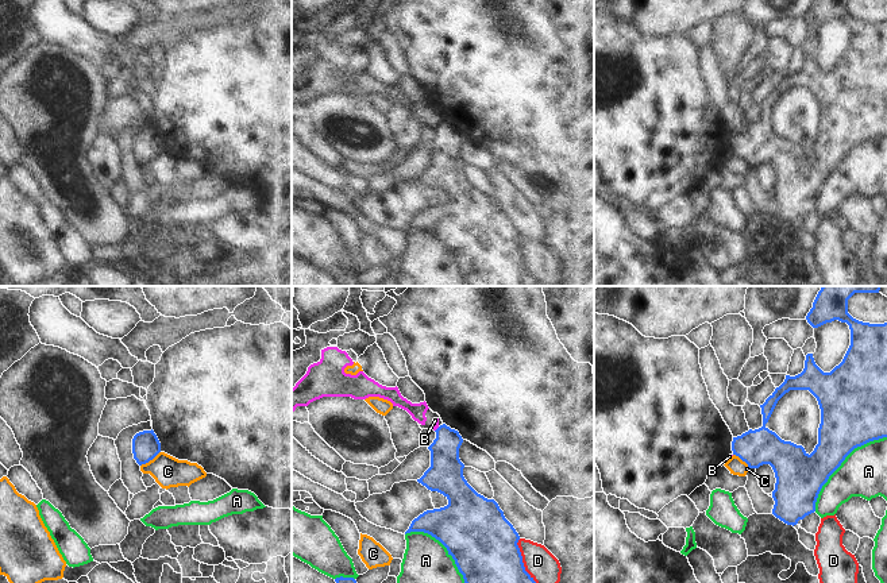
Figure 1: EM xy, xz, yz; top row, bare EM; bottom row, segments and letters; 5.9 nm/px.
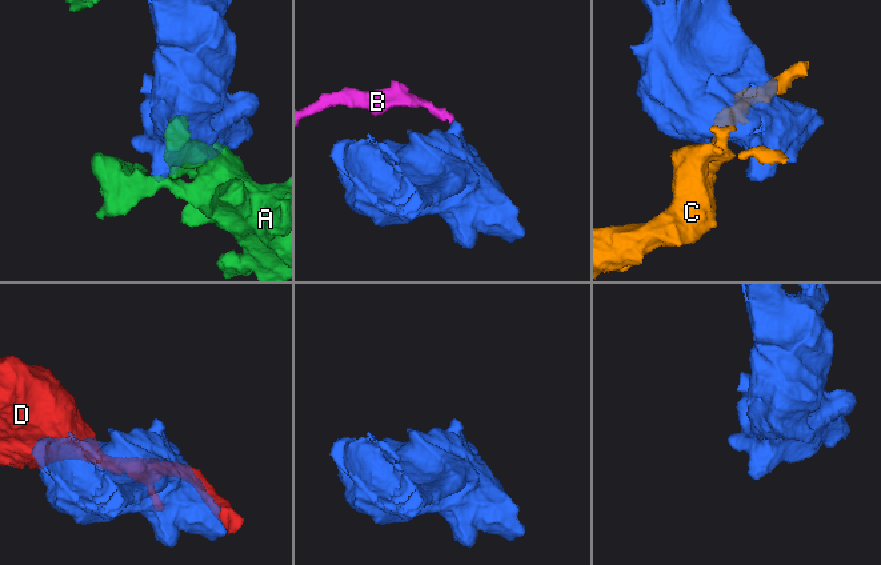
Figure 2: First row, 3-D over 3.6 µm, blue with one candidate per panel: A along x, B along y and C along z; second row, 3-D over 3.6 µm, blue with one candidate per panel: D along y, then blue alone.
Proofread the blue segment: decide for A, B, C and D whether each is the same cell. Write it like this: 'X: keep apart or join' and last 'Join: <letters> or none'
A: keep apart
B: keep apart
C: keep apart
D: keep apart
Join: none

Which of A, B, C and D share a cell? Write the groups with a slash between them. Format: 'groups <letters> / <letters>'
groups A / B / C / D

